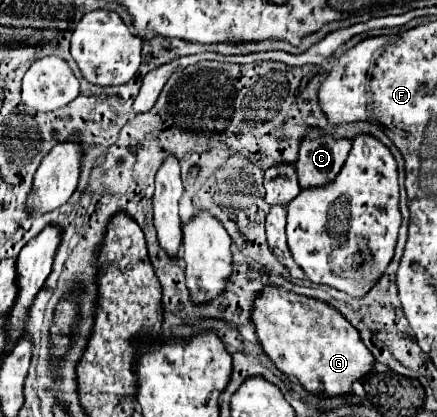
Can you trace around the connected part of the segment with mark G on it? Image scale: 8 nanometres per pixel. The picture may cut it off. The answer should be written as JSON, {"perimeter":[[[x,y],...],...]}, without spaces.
{"perimeter":[[[268,286],[254,304],[252,322],[264,352],[276,368],[286,376],[294,376],[314,396],[348,396],[352,384],[374,370],[374,356],[360,340],[358,330],[326,302]]]}

